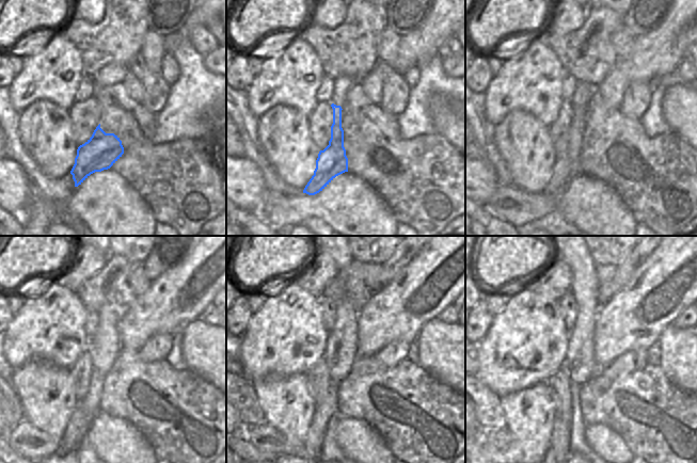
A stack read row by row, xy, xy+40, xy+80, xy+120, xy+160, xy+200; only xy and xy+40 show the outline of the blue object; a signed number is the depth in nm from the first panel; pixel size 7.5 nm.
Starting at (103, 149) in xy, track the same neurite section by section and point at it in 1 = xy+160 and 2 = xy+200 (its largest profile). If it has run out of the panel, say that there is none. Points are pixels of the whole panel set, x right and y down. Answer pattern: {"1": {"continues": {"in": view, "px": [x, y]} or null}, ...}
{"1": {"continues": {"in": "xy+160", "px": [326, 410]}}, "2": {"continues": {"in": "xy+200", "px": [559, 444]}}}

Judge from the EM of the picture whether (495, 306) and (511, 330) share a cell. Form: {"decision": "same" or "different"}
{"decision": "different"}

